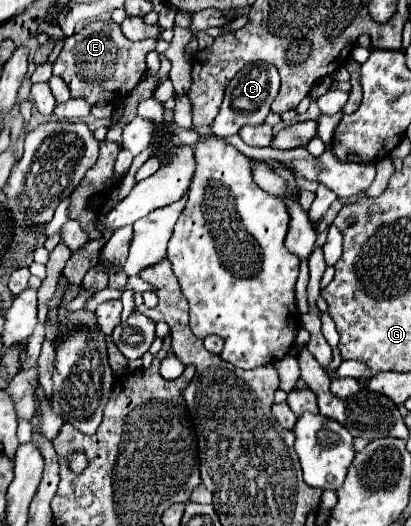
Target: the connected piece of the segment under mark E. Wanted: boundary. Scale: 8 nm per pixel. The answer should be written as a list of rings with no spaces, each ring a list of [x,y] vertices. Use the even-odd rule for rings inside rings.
[[[112,20],[88,22],[80,32],[66,38],[62,52],[54,62],[54,74],[68,84],[72,98],[84,98],[90,104],[114,102],[128,96],[144,78],[148,72],[146,54],[156,48],[156,42],[156,38],[132,42],[122,34],[120,24]]]

